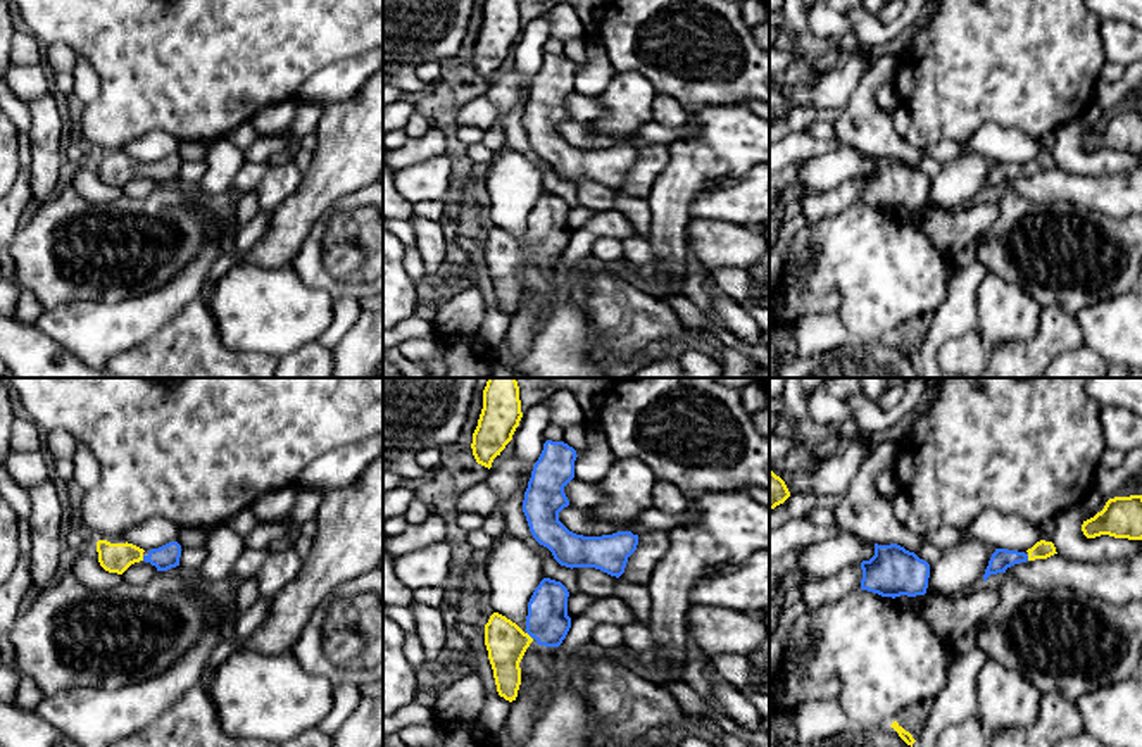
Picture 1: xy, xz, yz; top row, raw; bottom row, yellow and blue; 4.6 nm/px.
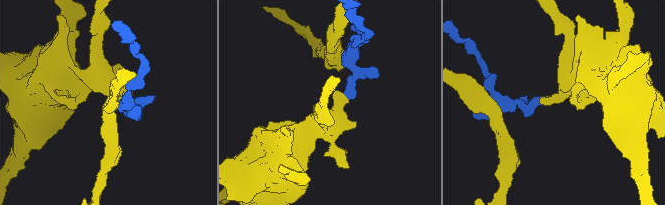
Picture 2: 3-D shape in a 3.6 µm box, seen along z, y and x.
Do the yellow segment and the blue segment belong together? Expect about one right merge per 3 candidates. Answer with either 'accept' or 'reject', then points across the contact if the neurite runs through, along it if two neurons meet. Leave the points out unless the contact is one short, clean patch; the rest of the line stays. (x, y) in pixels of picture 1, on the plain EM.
accept; runs through xz (506, 256), (528, 249), (547, 235)

